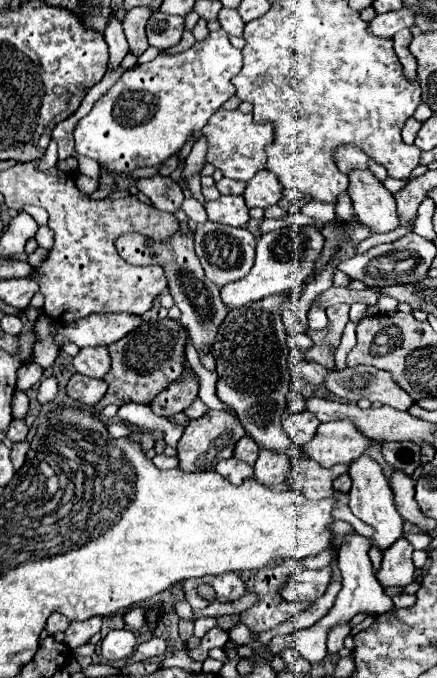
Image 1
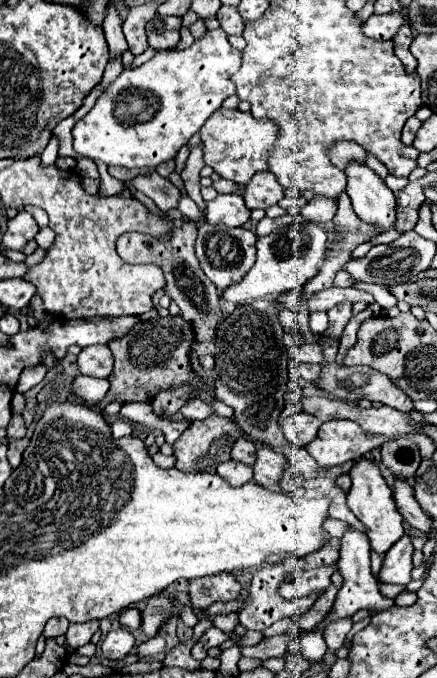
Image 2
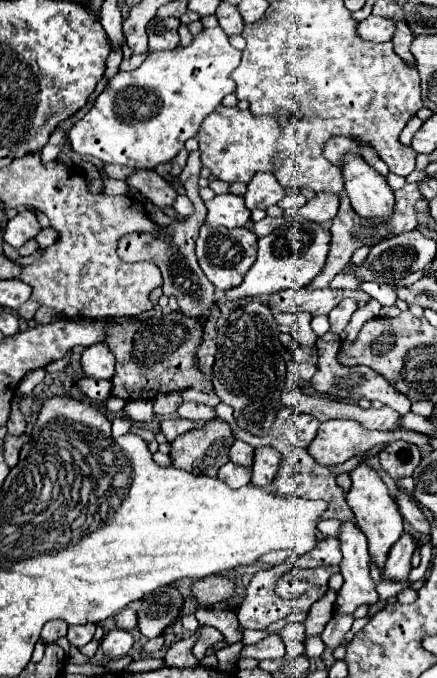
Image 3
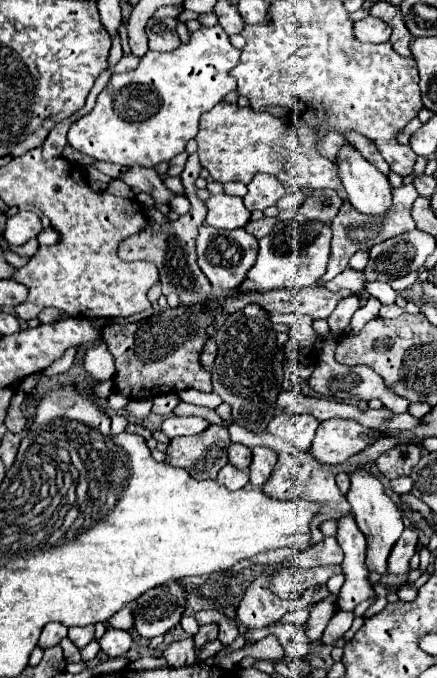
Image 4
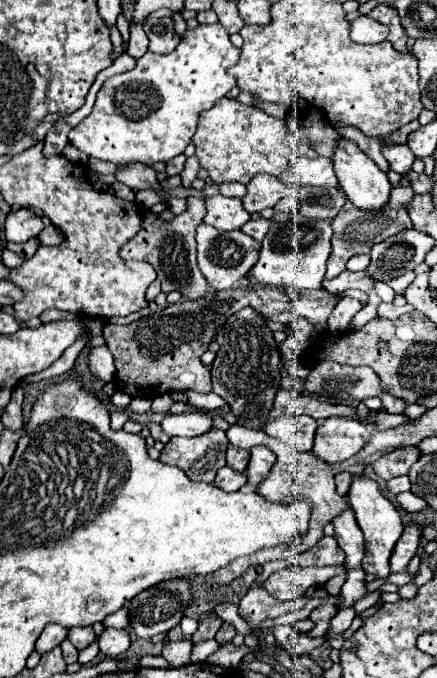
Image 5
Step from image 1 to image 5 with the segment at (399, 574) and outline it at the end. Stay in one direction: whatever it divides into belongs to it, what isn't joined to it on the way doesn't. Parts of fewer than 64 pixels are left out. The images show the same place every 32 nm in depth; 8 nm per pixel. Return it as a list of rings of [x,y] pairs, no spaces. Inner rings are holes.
[[[416,524],[404,528],[392,556],[390,556],[390,570],[392,572],[406,572],[410,558],[416,554],[420,546],[420,528],[416,528]]]

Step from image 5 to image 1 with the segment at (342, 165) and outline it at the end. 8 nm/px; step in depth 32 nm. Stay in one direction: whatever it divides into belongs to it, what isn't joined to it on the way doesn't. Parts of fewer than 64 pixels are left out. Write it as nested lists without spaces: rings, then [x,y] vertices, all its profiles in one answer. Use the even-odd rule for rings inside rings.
[[[352,172],[348,192],[358,220],[372,234],[388,234],[400,226],[394,196],[372,176],[372,172]]]

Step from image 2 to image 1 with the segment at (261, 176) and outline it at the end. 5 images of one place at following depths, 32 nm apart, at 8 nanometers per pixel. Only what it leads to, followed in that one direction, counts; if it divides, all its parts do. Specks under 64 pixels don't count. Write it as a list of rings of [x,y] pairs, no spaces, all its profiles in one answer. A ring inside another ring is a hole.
[[[260,170],[254,178],[250,178],[246,182],[246,190],[244,190],[244,200],[248,208],[268,208],[272,204],[276,204],[282,196],[282,184],[278,182],[276,174],[272,174],[270,170]]]

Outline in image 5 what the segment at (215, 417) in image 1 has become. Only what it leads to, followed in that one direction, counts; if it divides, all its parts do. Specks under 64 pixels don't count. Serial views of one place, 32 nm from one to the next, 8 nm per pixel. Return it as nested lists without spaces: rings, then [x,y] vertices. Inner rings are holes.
[[[210,428],[208,432],[194,436],[194,438],[170,438],[166,448],[162,450],[160,462],[182,468],[196,482],[212,482],[216,478],[216,472],[226,464],[228,444],[230,444],[228,436],[220,428]]]

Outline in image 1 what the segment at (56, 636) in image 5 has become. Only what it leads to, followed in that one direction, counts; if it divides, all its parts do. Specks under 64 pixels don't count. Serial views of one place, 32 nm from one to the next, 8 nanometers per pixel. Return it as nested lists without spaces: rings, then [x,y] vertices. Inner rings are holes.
[[[52,612],[52,616],[50,616],[48,622],[46,622],[46,630],[48,630],[50,634],[64,632],[64,630],[68,628],[68,624],[70,624],[70,620],[68,620],[64,614],[60,614],[60,612]]]

